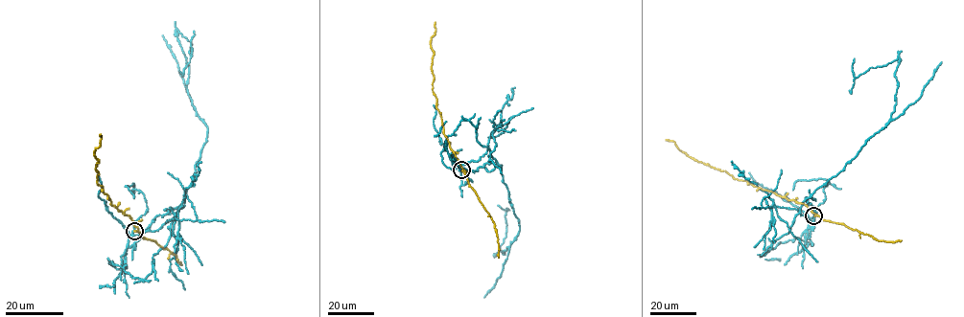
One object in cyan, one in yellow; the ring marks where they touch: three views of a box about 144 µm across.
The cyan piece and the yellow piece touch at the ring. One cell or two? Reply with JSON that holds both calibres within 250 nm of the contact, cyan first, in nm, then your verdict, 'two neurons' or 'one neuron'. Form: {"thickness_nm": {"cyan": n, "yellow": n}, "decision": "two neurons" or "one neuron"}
{"thickness_nm": {"cyan": 150, "yellow": 320}, "decision": "two neurons"}

